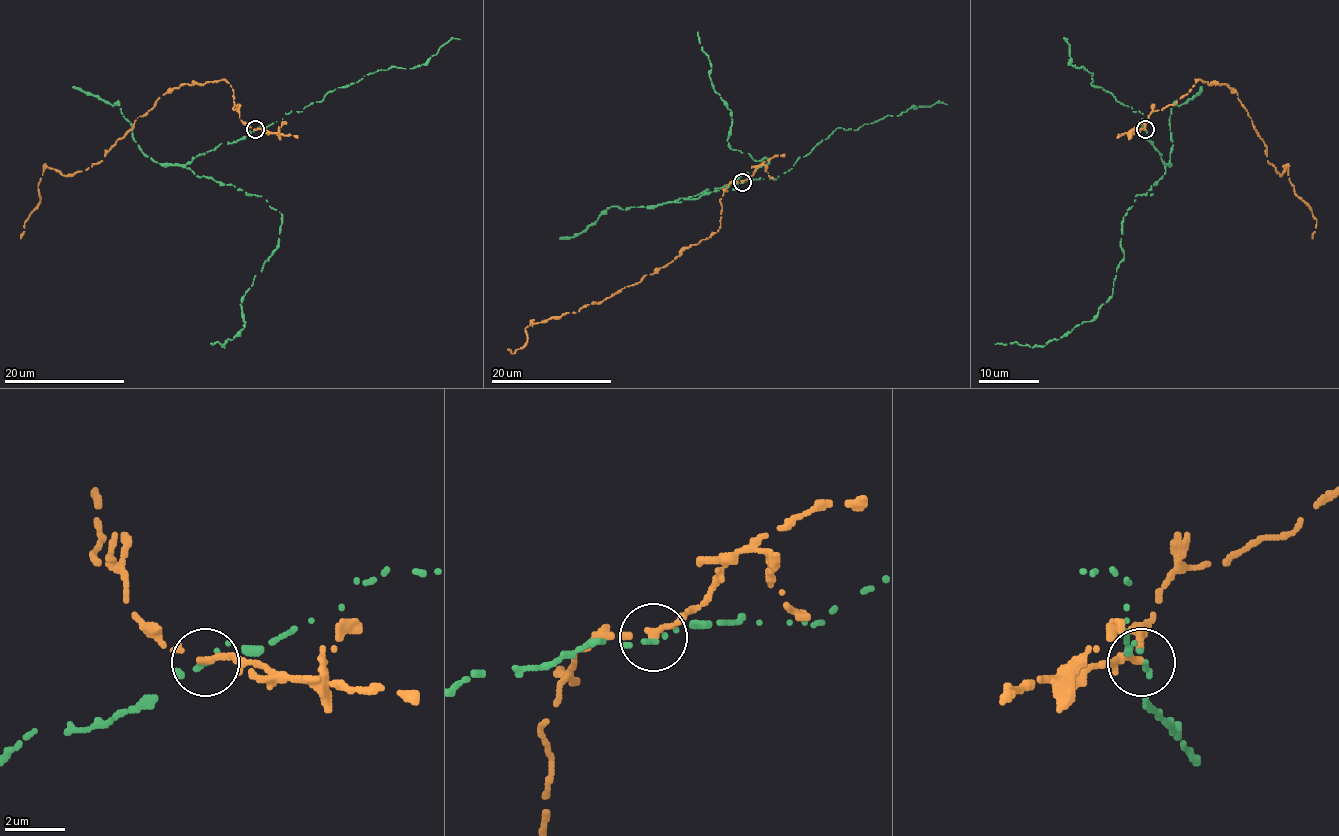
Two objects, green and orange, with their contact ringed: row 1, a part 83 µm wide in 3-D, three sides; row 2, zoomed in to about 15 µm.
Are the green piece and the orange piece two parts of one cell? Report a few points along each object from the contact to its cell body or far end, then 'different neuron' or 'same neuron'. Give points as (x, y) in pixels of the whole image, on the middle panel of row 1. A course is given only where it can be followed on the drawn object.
green runs (742, 182), (672, 202), (726, 188), (768, 163), (732, 149), (732, 111), (715, 92), (697, 31); orange runs (742, 182), (726, 185), (711, 235), (602, 302), (534, 323), (527, 342), (507, 348); different neuron

